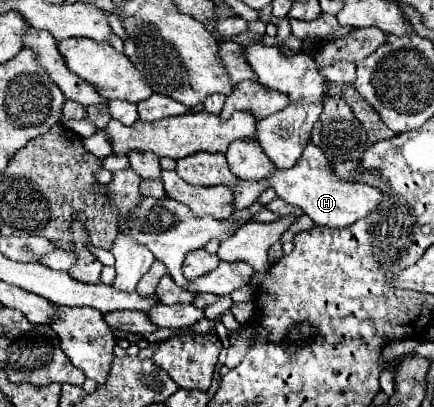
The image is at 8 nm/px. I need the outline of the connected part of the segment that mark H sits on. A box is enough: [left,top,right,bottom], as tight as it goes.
[270,143,382,227]

